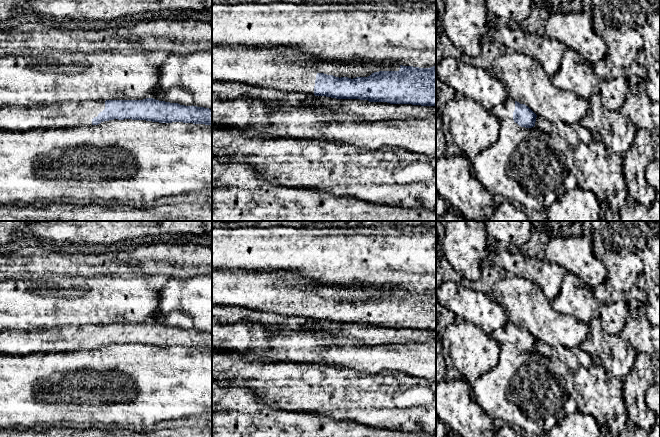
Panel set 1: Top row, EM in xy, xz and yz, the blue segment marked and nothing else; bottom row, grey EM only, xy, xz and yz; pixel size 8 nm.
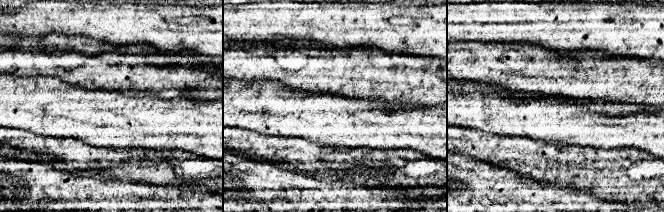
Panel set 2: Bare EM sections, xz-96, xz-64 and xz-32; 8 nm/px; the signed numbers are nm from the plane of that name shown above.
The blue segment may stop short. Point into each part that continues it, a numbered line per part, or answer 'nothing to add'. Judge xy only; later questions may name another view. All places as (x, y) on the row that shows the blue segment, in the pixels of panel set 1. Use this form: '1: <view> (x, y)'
1: xy (70, 114)

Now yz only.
1: yz (505, 110)

